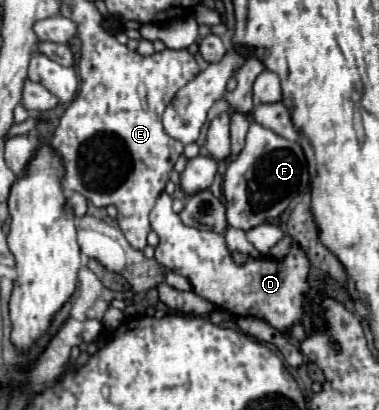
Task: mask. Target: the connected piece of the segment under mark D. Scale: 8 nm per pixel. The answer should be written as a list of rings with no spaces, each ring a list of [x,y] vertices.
[[[162,193],[158,197],[154,209],[150,211],[150,223],[160,237],[160,243],[156,247],[156,261],[166,269],[186,277],[192,283],[196,295],[240,317],[264,317],[272,327],[280,331],[302,319],[300,305],[302,293],[308,291],[308,257],[298,245],[290,249],[284,261],[260,257],[248,259],[246,265],[238,267],[232,261],[224,235],[184,225],[172,211],[172,197],[168,193]]]

